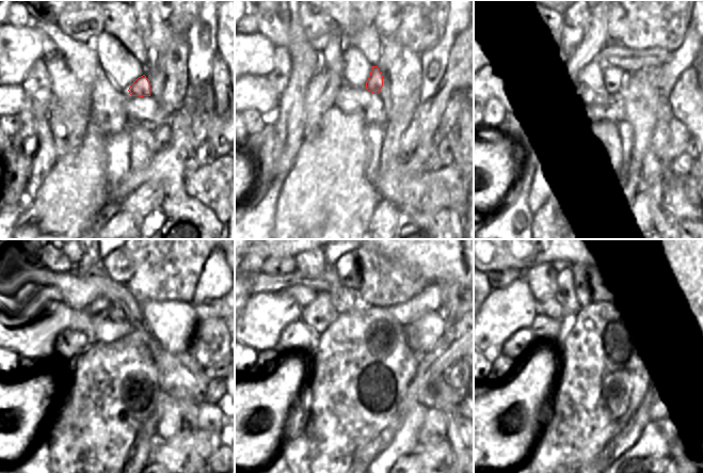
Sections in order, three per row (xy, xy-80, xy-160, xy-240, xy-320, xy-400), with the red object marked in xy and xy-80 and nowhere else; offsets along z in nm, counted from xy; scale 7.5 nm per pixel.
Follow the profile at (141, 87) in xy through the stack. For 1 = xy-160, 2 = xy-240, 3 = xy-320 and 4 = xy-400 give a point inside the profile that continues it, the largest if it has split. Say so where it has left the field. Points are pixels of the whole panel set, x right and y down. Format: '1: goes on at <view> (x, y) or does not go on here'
1: goes on at xy-160 (612, 77)
2: goes on at xy-240 (123, 312)
3: goes on at xy-320 (344, 299)
4: goes on at xy-400 (565, 295)

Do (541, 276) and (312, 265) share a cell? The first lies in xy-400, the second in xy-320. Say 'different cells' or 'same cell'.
same cell

